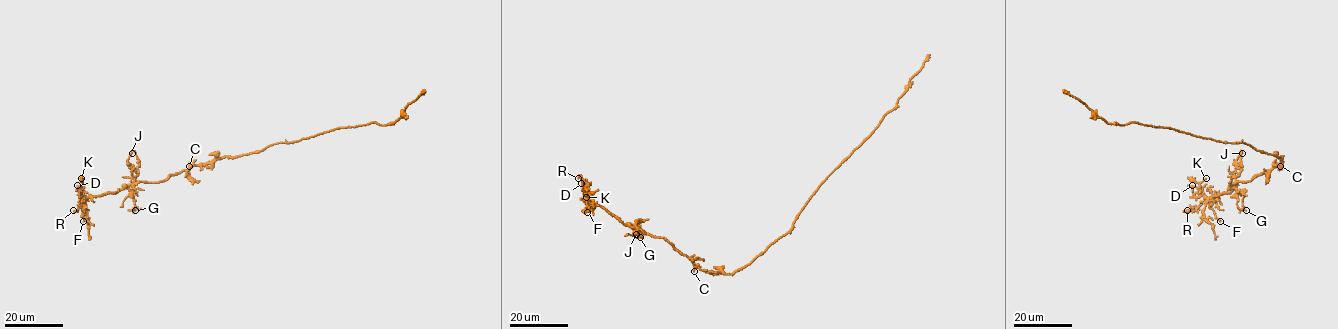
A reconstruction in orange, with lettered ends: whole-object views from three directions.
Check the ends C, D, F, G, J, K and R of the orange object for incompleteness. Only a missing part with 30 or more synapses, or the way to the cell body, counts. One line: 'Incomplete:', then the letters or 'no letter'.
Incomplete: R

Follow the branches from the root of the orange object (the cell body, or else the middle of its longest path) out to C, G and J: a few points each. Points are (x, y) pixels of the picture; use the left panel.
C: (263, 149), (189, 166)
G: (263, 149), (217, 157), (158, 183), (134, 182), (129, 190), (135, 210)
J: (263, 149), (236, 156), (217, 157), (171, 174), (158, 183), (134, 180), (138, 171), (127, 161), (132, 153)

